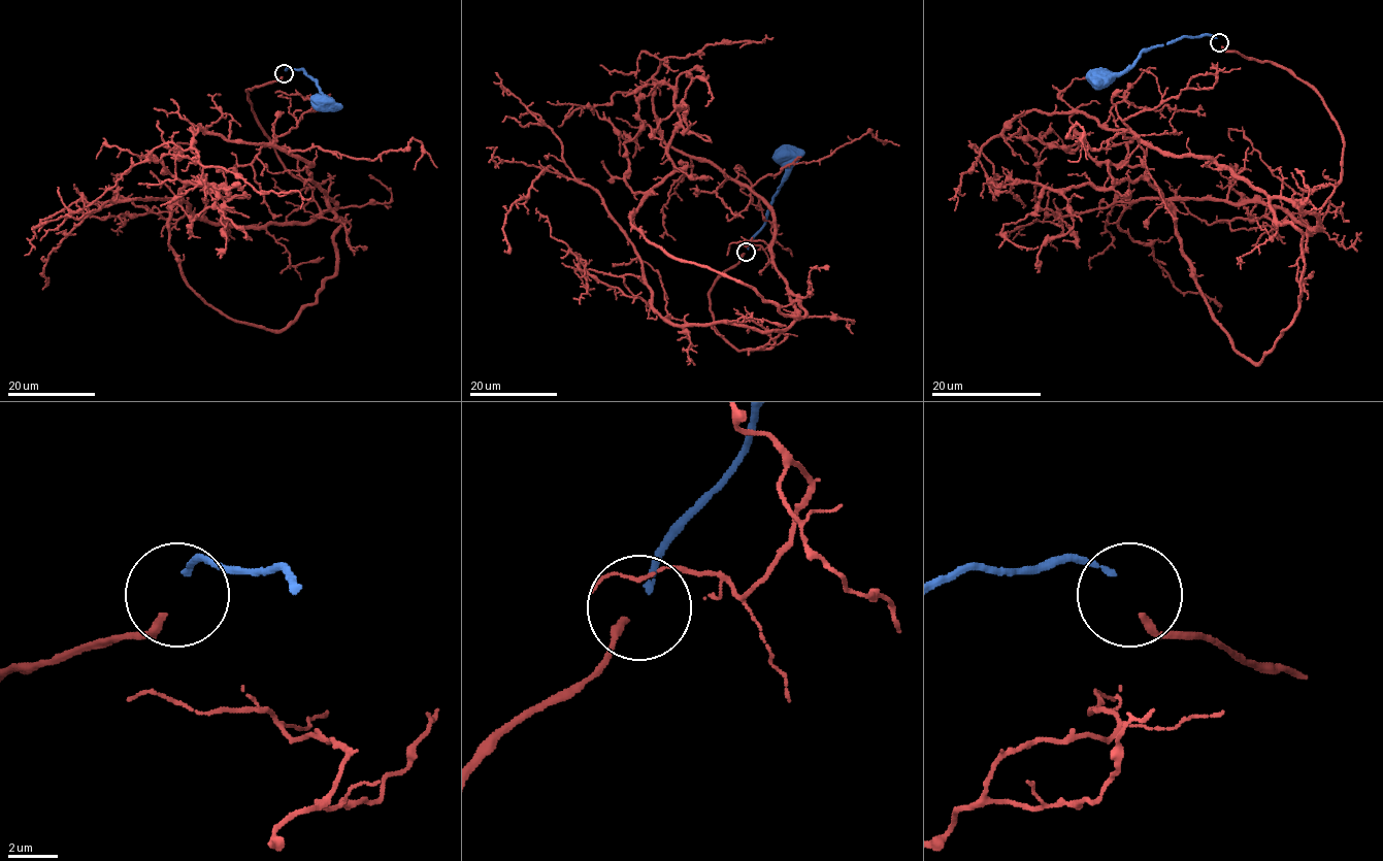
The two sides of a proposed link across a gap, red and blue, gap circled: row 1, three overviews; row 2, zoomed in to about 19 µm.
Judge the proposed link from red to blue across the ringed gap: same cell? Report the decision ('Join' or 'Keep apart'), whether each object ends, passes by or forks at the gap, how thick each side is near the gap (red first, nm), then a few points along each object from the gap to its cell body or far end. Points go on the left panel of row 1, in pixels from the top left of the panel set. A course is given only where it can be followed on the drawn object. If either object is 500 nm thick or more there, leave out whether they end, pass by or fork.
Join. At the ring red ends. At the ring blue ends. Thickness 320 nm (red) against 220 nm. Course of red: (282, 77), (252, 110), (342, 222), (280, 330), (196, 293), (170, 208), (209, 184), (243, 237). Course of blue: (286, 70), (289, 67), (303, 69), (324, 97), (321, 97), (322, 102)

